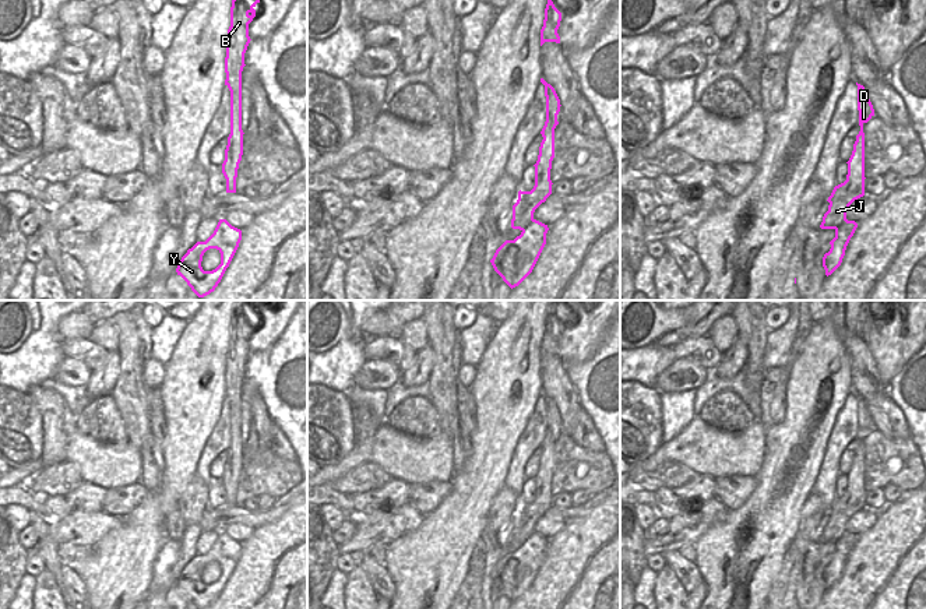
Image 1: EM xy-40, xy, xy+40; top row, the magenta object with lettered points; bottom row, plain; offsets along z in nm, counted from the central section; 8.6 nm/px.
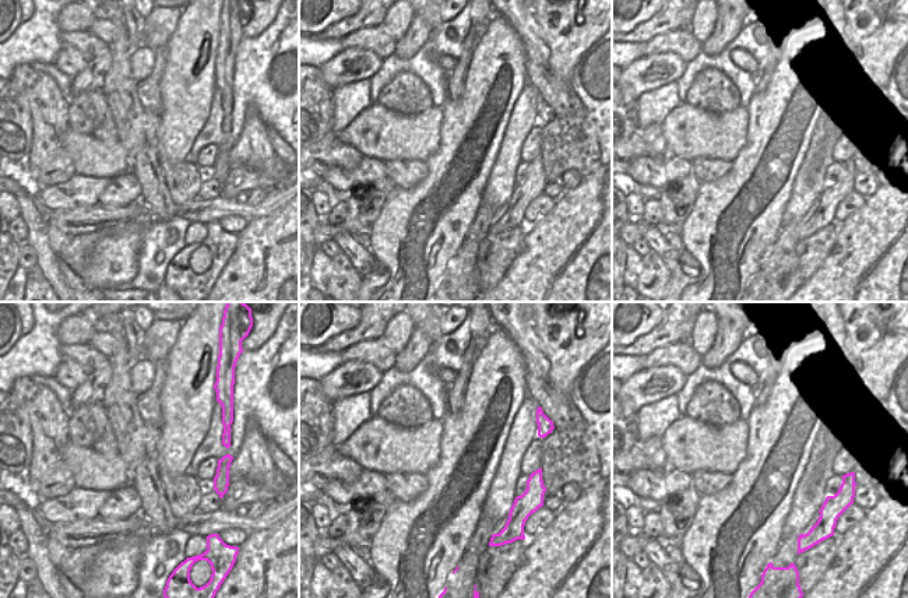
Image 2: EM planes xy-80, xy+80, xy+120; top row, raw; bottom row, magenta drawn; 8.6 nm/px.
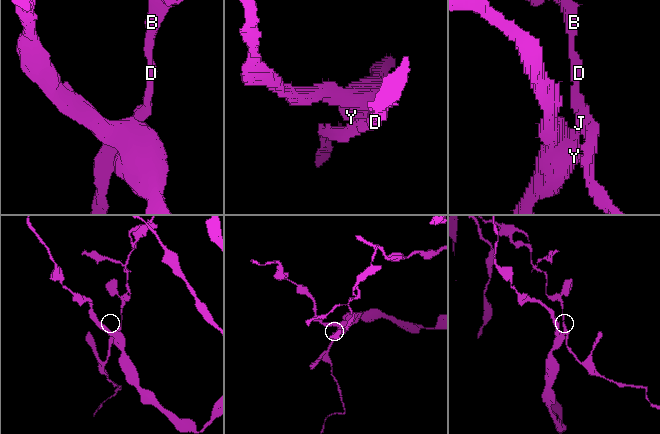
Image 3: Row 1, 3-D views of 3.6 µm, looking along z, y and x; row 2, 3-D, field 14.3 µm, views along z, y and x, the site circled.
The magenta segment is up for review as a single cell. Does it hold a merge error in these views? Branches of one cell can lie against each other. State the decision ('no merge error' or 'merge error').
merge error

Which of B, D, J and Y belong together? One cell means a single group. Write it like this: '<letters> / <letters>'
B D J / Y

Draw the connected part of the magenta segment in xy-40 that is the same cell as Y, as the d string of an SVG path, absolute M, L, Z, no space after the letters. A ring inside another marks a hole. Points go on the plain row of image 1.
M219 532L214 546L205 555L197 555L182 570L176 581L177 588L187 595L197 609L210 608L221 595L240 553L242 543L232 539L226 532ZM210 562L216 562L221 566L221 577L212 584L204 584L201 574Z

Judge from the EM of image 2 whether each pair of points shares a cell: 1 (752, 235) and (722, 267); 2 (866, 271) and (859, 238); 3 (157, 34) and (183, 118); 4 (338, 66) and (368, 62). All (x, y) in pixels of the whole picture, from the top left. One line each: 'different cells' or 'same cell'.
1: same cell
2: same cell
3: different cells
4: same cell

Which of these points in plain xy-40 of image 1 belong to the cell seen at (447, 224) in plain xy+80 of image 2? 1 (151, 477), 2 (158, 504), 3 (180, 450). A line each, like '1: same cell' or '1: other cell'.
1: other cell
2: same cell
3: same cell

